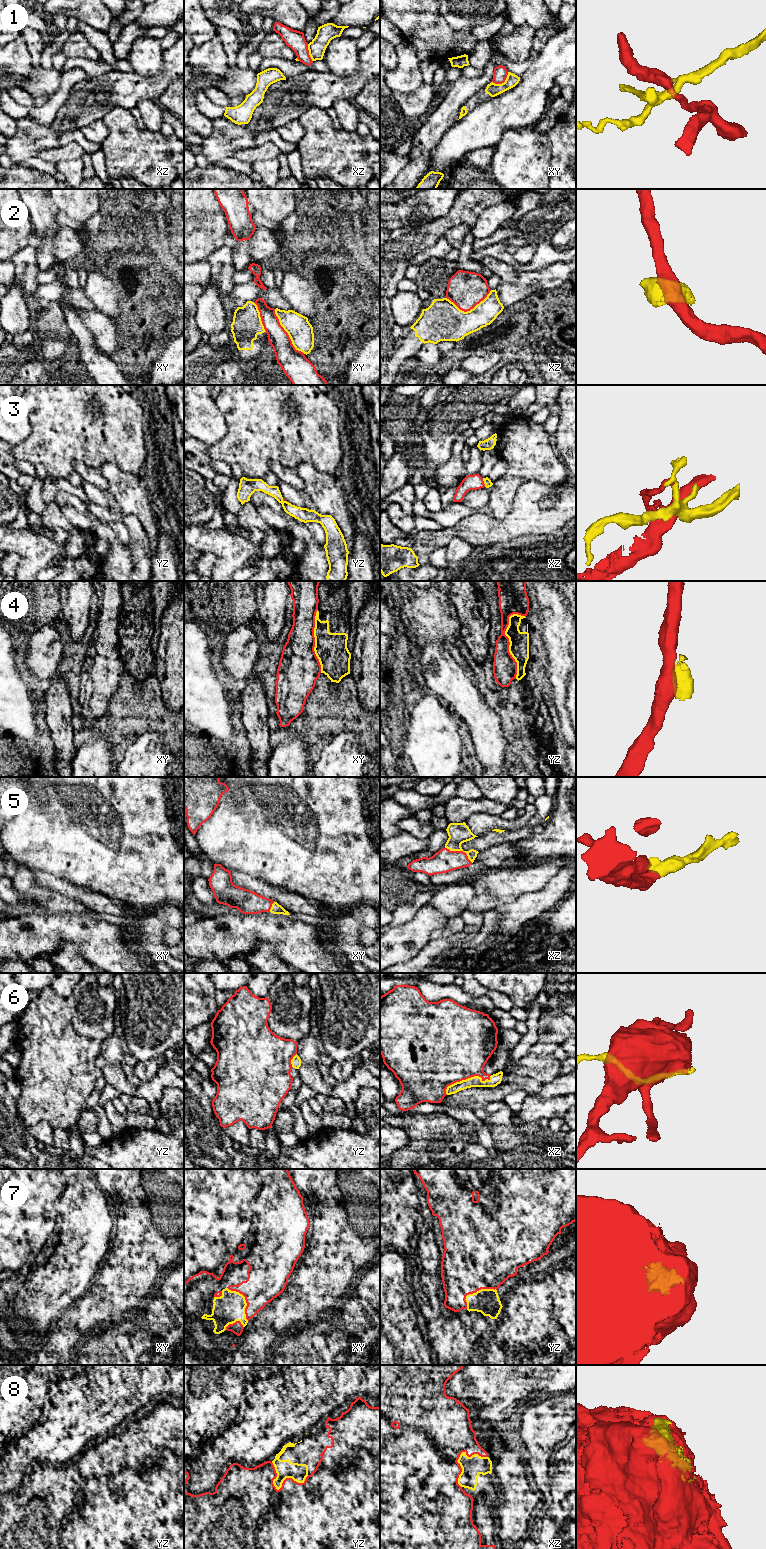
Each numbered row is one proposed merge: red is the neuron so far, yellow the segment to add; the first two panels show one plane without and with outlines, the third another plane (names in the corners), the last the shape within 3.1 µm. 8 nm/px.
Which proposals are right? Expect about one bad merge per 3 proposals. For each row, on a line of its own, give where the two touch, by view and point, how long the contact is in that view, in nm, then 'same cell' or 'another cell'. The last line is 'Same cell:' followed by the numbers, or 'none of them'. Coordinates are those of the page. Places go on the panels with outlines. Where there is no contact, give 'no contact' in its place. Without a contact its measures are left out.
1: contact xy (502, 82); length 160 nm; another cell
2: contact xy (287, 333); length 440 nm; another cell
3: contact xz (483, 482); length 80 nm; another cell
4: contact yz (508, 646); length 550 nm; another cell
5: contact xz (460, 851); length 260 nm; same cell
6: contact xz (466, 1078); length 400 nm; another cell
7: contact yz (475, 1292); length 300 nm; same cell
8: contact yz (282, 1486); length 320 nm; same cell
Same cell: 5, 7, 8

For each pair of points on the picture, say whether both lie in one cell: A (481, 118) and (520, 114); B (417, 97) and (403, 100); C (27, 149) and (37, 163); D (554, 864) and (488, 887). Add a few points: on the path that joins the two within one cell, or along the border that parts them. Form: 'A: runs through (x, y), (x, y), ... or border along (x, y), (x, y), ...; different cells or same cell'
A: runs through (491, 118), (497, 114), (510, 114); same cell
B: runs through (414, 100), (406, 100); same cell
C: border along (36, 156), (29, 157), (19, 163); different cells
D: runs through (538, 875), (504, 886); same cell

